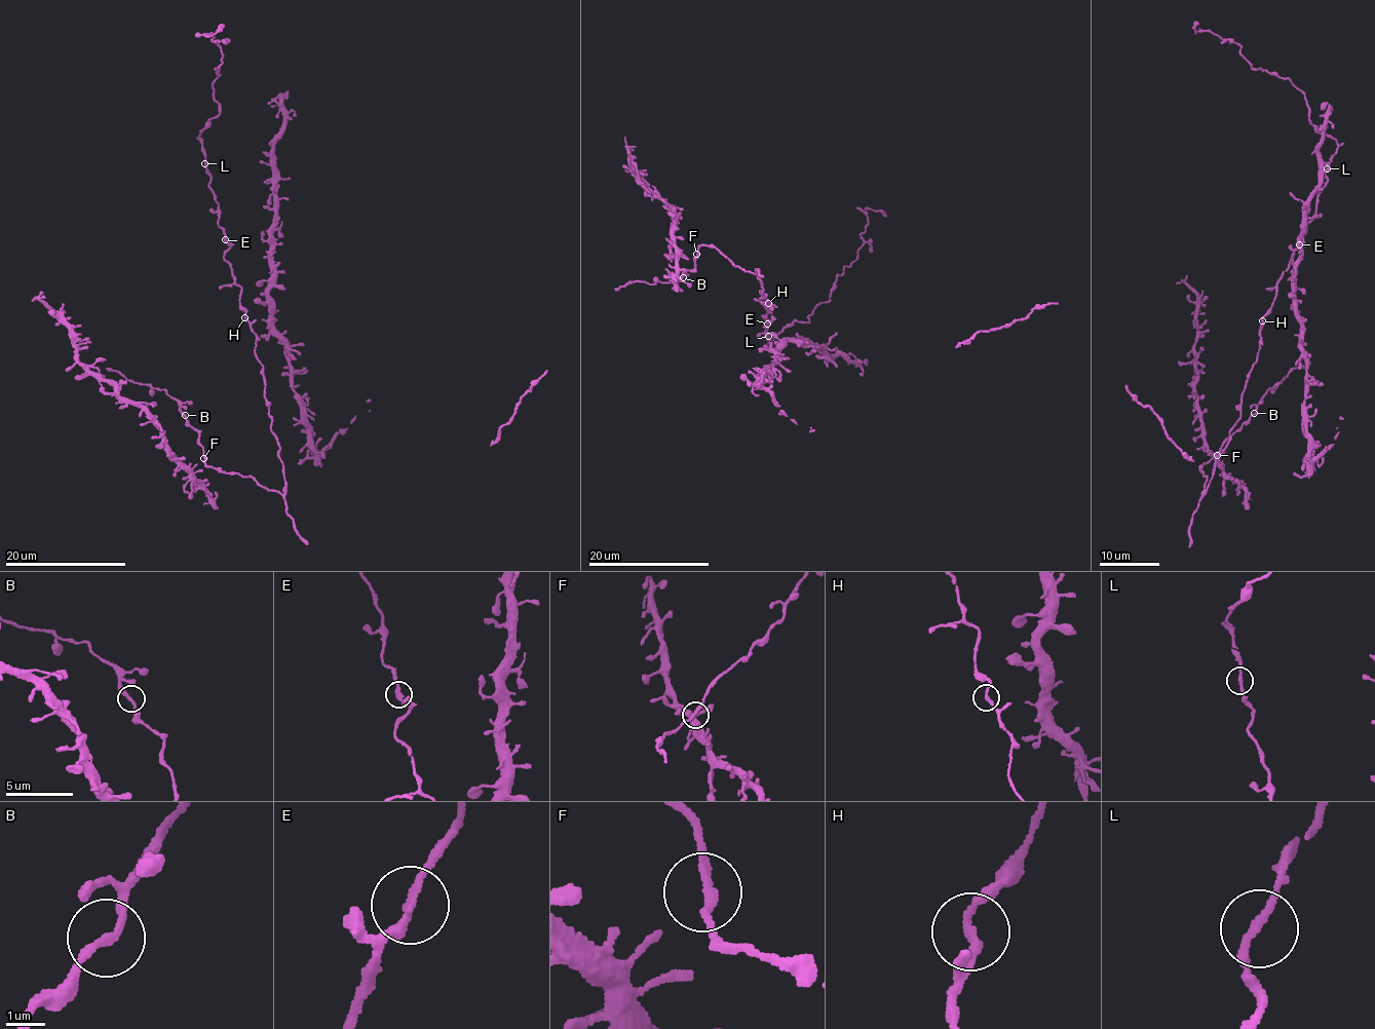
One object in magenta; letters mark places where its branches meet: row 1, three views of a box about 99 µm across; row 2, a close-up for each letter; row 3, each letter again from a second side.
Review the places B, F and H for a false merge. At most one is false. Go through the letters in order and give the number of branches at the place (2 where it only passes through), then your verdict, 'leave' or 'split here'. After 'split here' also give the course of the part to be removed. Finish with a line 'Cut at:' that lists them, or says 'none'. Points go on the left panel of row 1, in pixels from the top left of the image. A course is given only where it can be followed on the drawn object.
B: 2 | leave
F: 2 | leave
H: 2 | leave
Cut at: none

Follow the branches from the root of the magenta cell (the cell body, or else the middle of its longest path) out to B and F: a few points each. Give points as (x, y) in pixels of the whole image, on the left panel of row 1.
B: (241, 307), (256, 336), (284, 489), (267, 490), (250, 477), (207, 466), (185, 415)
F: (241, 307), (256, 336), (255, 355), (263, 367), (284, 489), (267, 490), (250, 477), (207, 466), (203, 458)

